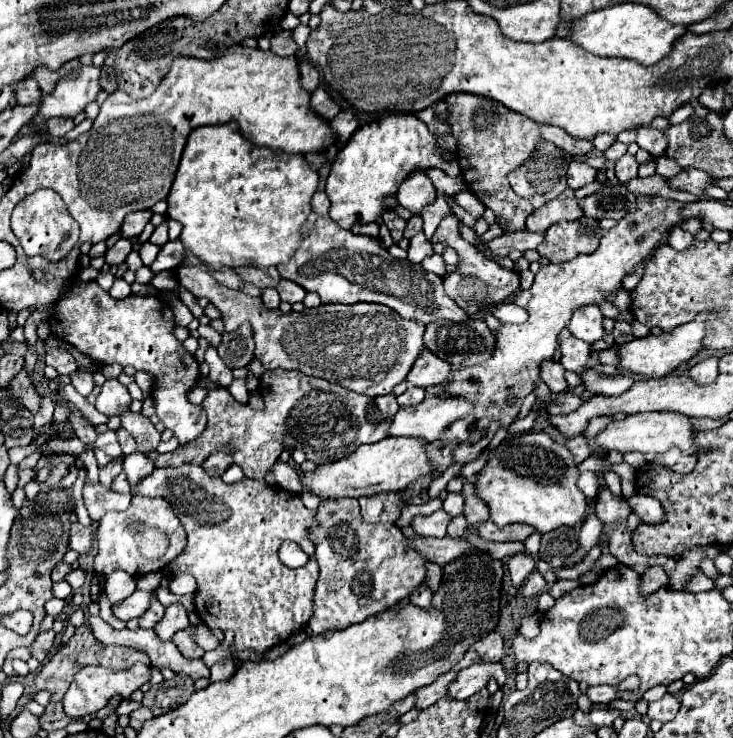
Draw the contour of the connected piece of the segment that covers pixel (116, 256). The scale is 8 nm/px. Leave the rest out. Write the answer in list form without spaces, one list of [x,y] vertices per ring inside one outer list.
[[[119,238],[117,244],[105,252],[105,264],[109,264],[109,266],[121,266],[123,260],[125,260],[125,256],[129,252],[131,252],[131,240]]]

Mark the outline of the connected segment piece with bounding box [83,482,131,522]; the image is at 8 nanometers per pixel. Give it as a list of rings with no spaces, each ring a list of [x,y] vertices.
[[[87,482],[83,488],[83,498],[85,498],[85,508],[93,522],[99,522],[99,518],[103,518],[103,514],[111,510],[117,510],[117,512],[127,510],[131,502],[131,494],[117,494],[113,490],[103,488],[101,484],[89,486]]]

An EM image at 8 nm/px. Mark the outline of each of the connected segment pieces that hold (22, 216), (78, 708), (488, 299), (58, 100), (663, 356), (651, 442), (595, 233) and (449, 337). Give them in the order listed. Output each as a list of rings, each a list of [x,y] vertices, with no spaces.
[[[37,190],[23,198],[11,216],[11,226],[27,256],[45,256],[47,260],[61,260],[79,240],[80,228],[70,215],[65,202],[53,190]]]
[[[133,664],[129,670],[111,670],[101,666],[85,666],[75,676],[73,682],[63,698],[63,710],[69,718],[85,718],[107,706],[109,698],[119,694],[123,698],[129,698],[135,690],[139,690],[143,684],[147,684],[151,678],[151,666],[147,664]]]
[[[445,216],[443,222],[439,224],[439,228],[435,230],[431,242],[445,242],[449,244],[451,248],[457,250],[459,254],[459,270],[457,272],[451,272],[443,278],[443,284],[445,284],[445,292],[455,300],[459,302],[459,306],[467,312],[467,314],[477,314],[481,310],[487,310],[487,308],[493,308],[501,302],[505,302],[507,298],[511,298],[517,290],[519,290],[519,274],[515,270],[505,270],[501,268],[497,262],[493,260],[487,260],[483,254],[479,254],[479,250],[465,242],[459,234],[459,220],[455,216]]]
[[[81,64],[75,74],[57,82],[55,90],[41,100],[41,110],[33,118],[33,122],[41,122],[53,116],[75,118],[85,110],[89,102],[93,102],[101,90],[99,86],[101,68],[95,64]]]
[[[697,314],[695,320],[677,326],[671,332],[663,332],[659,336],[645,336],[645,338],[635,338],[629,344],[619,346],[619,356],[621,356],[621,366],[635,372],[635,374],[645,374],[645,376],[667,376],[671,374],[679,364],[689,362],[701,348],[703,348],[703,338],[707,334],[707,322],[709,314]]]
[[[647,412],[647,414],[633,414],[627,416],[621,422],[611,422],[611,426],[607,426],[603,432],[599,432],[593,440],[595,448],[599,448],[603,454],[607,452],[621,452],[621,454],[629,454],[629,452],[665,452],[671,446],[679,446],[683,450],[683,454],[697,454],[697,446],[691,440],[691,422],[687,416],[683,414],[675,414],[675,412]]]
[[[581,216],[575,222],[559,222],[545,232],[545,240],[537,248],[539,256],[549,262],[563,264],[579,254],[593,254],[599,246],[603,230],[595,218]]]
[[[475,318],[471,322],[433,322],[427,326],[425,330],[425,346],[431,348],[433,354],[437,354],[439,358],[457,364],[461,368],[467,366],[475,366],[475,364],[483,364],[491,358],[491,354],[495,352],[495,336],[491,334],[491,330],[487,328],[485,320]]]

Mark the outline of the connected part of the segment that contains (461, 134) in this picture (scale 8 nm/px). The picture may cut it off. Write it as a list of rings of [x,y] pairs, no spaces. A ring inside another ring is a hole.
[[[451,94],[445,98],[451,116],[451,134],[459,140],[459,166],[461,174],[469,186],[469,190],[495,212],[497,222],[509,222],[513,230],[526,228],[527,216],[533,212],[529,210],[527,200],[519,198],[509,182],[507,174],[519,168],[531,154],[535,152],[537,144],[541,142],[541,126],[519,112],[511,112],[495,100],[479,98],[473,94]]]

